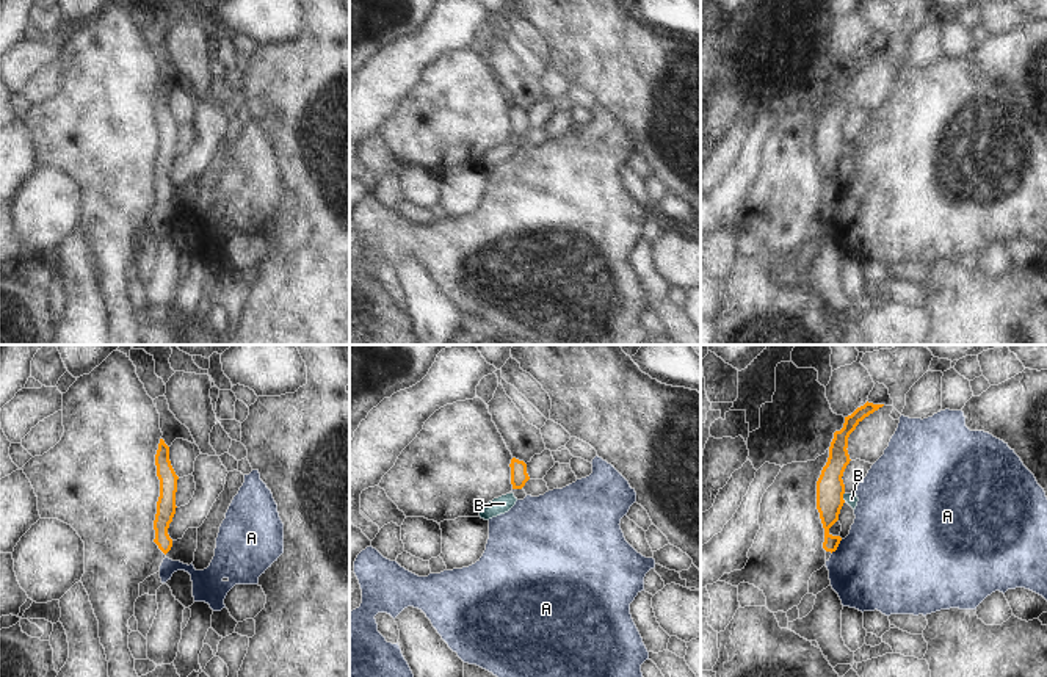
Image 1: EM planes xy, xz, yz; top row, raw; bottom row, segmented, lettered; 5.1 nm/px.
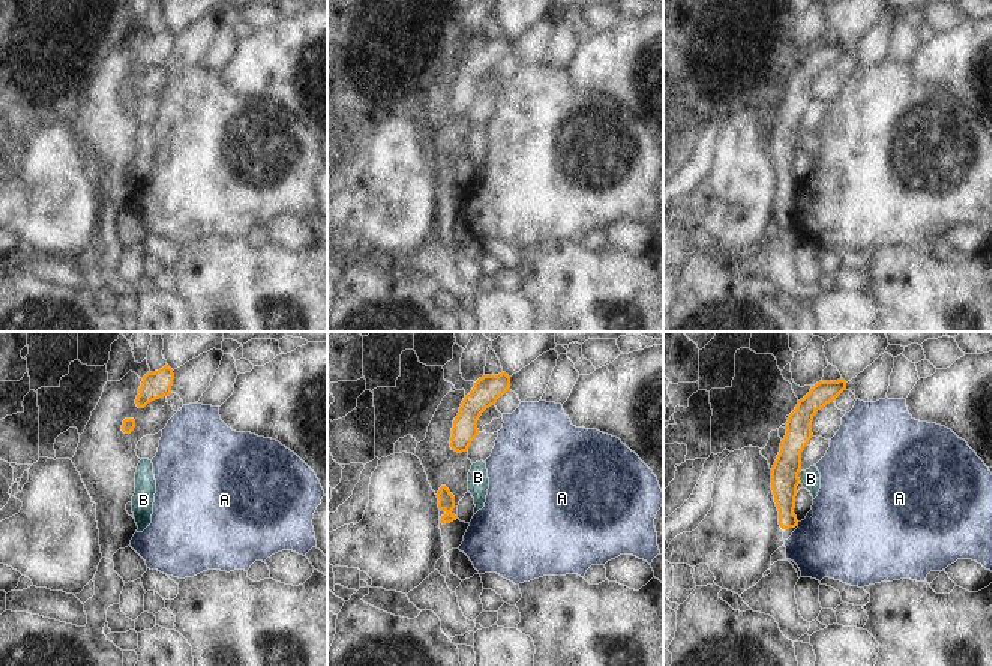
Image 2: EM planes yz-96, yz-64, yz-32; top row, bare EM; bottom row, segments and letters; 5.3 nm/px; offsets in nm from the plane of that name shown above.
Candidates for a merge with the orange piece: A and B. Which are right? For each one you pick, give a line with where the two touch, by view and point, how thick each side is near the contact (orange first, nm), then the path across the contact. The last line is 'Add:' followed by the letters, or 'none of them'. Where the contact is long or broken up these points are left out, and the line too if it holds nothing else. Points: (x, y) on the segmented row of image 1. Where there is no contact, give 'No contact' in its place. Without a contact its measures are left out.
B: Touches orange at yz (842, 497). Thickness 140 nm (orange) against 60 nm. Path across: yz (829, 488), (842, 497), (851, 499)
Add: B

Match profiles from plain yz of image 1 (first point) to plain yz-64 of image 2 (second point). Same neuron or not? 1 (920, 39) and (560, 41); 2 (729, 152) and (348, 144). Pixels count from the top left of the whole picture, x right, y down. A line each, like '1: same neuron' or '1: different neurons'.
1: different neurons
2: same neuron

